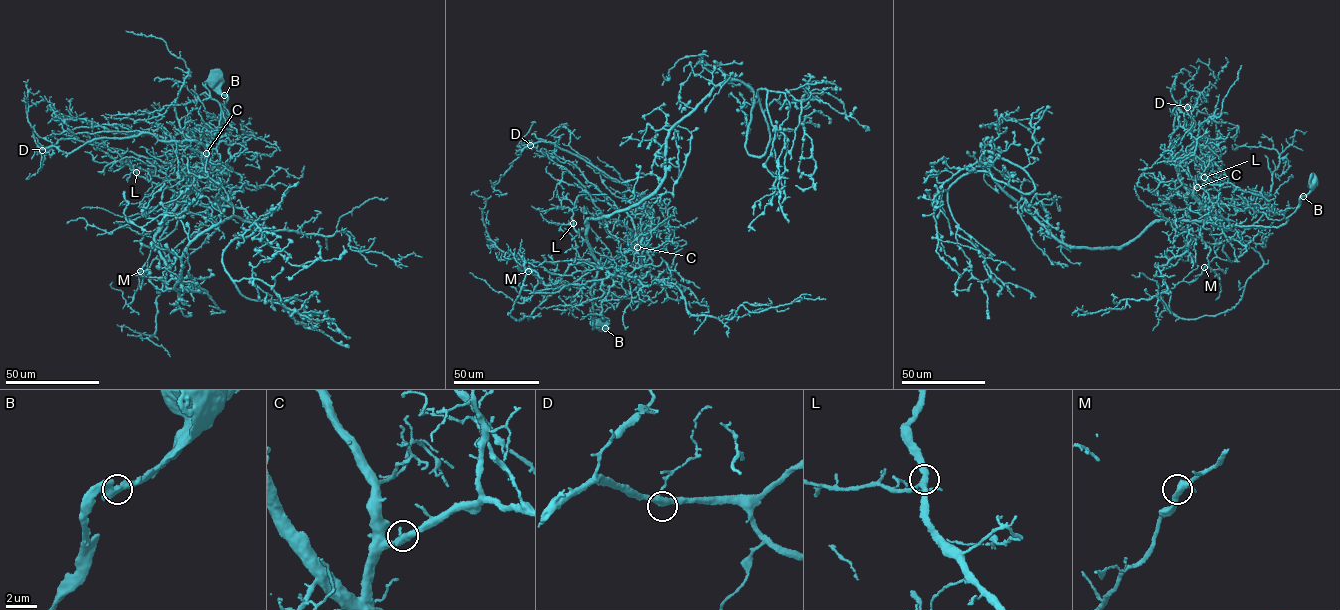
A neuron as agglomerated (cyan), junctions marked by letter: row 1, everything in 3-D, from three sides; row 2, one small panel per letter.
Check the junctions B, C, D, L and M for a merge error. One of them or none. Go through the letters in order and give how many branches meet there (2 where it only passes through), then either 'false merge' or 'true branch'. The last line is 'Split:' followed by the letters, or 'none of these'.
B: 3 branches meet; true branch
C: 3 branches meet; true branch
D: 3 branches meet; true branch
L: 3 branches meet; true branch
M: 3 branches meet; true branch
Split: none of these

